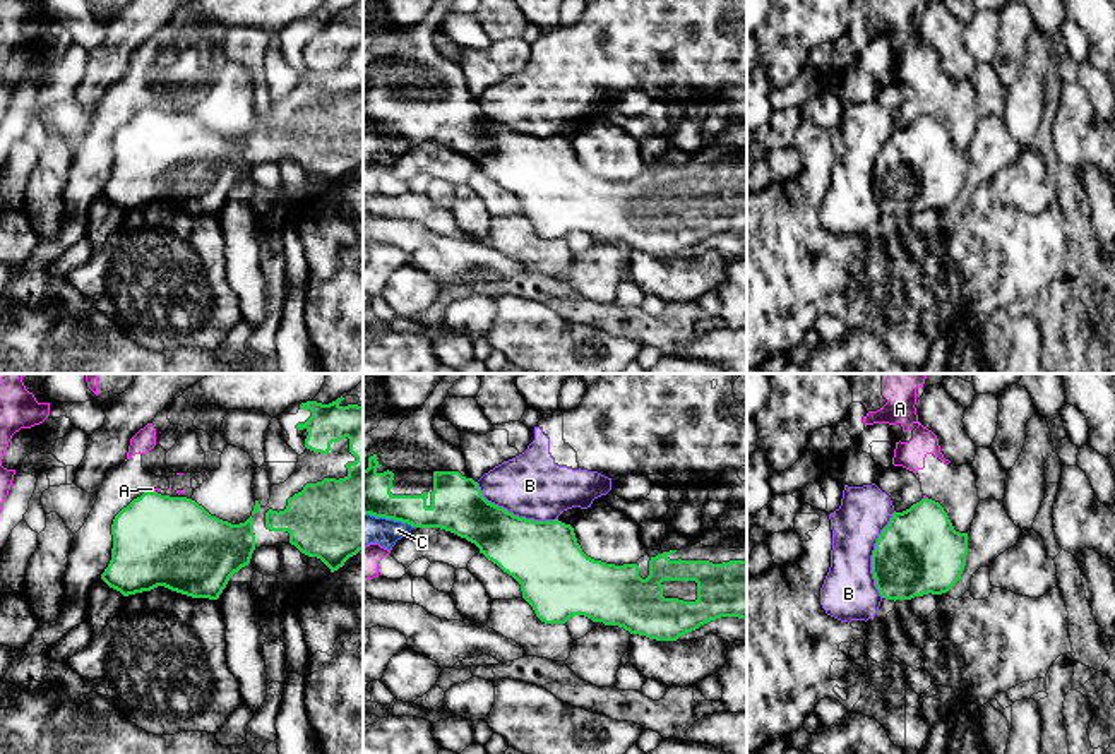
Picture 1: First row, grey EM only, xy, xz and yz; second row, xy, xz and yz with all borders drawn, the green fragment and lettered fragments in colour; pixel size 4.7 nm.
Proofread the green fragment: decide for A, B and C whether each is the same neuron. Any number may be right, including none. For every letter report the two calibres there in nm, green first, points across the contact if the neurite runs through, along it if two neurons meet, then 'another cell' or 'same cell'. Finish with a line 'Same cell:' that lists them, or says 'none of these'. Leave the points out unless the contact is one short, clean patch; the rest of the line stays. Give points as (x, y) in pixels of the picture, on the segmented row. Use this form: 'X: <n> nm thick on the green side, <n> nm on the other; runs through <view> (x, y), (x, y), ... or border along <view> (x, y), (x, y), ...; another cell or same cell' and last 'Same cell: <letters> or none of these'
A: 440 nm thick on the green side, 20 nm on the other; another cell
B: 340 nm thick on the green side, 300 nm on the other; another cell
C: 200 nm thick on the green side, 140 nm on the other; another cell
Same cell: none of these

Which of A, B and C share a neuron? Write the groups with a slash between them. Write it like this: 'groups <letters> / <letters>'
groups A C / B

